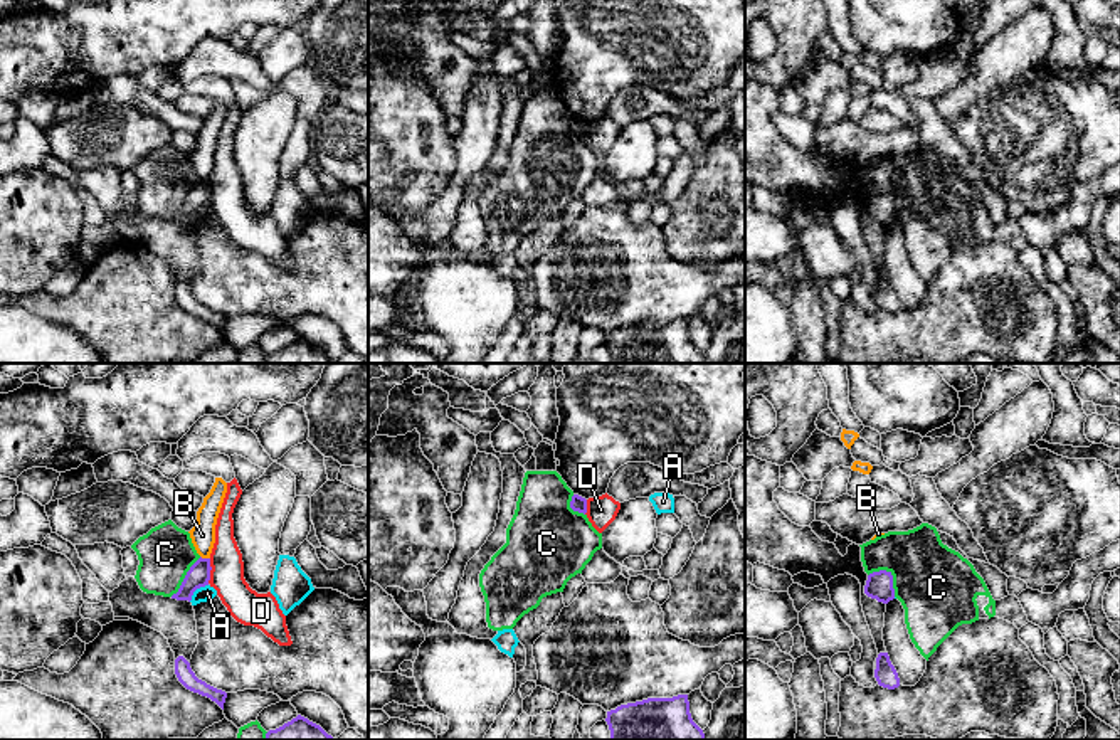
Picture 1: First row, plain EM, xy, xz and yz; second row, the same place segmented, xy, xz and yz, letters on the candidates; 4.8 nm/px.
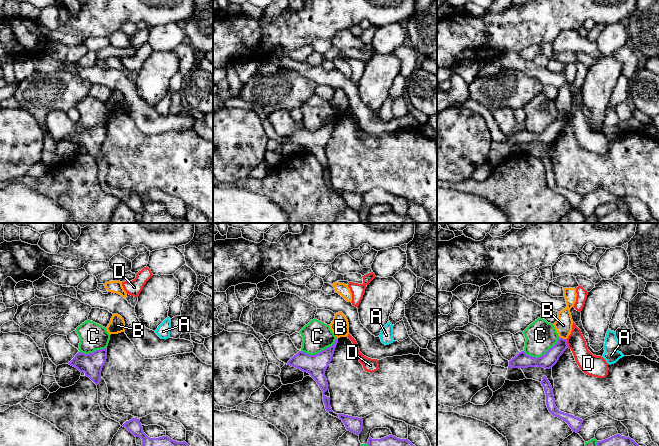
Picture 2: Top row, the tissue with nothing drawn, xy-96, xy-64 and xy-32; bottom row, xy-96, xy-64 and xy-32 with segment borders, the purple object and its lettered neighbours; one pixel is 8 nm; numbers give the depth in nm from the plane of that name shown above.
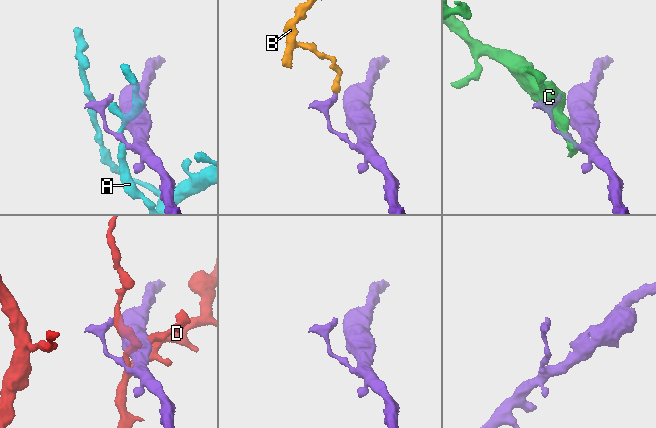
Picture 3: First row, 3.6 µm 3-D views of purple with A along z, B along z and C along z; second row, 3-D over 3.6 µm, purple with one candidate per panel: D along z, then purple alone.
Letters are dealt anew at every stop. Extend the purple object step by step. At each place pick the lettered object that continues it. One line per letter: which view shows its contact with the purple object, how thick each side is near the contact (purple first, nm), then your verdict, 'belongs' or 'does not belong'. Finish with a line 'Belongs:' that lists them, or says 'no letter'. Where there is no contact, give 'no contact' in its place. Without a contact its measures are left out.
A: contact in xy; calibres 110 and 70 nm; does not belong
B: contact in xy; calibres 110 and 120 nm; does not belong
C: contact in yz; calibres 130 and 380 nm; does not belong
D: contact in xy; calibres 110 and 170 nm; does not belong
Belongs: no letter

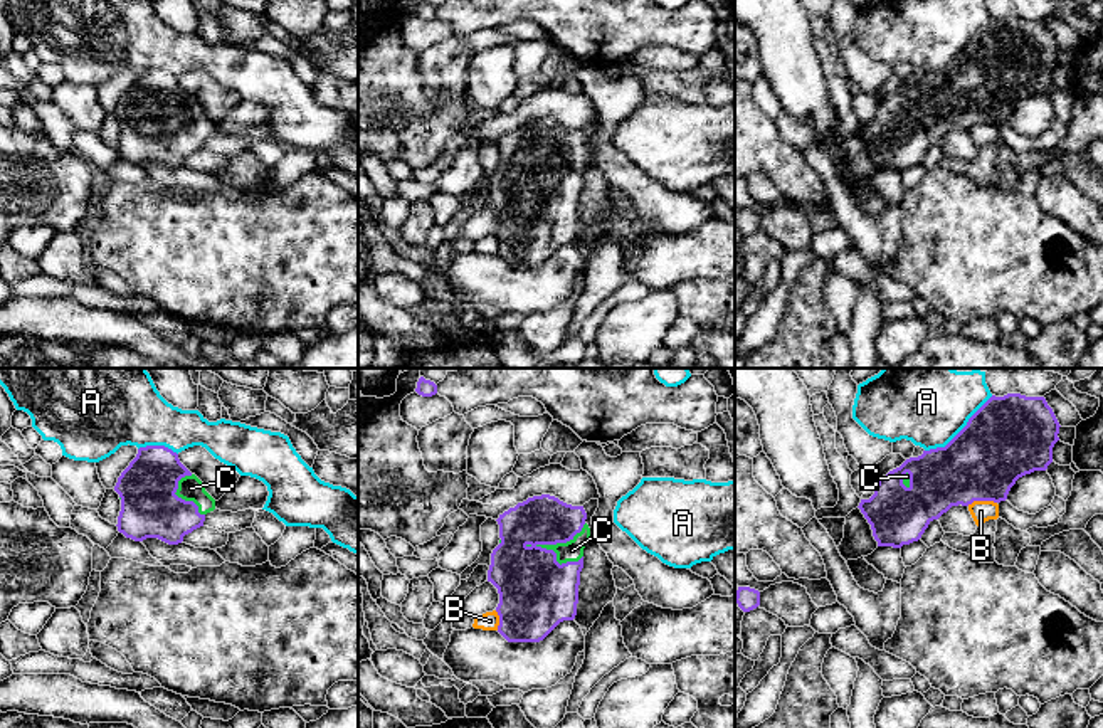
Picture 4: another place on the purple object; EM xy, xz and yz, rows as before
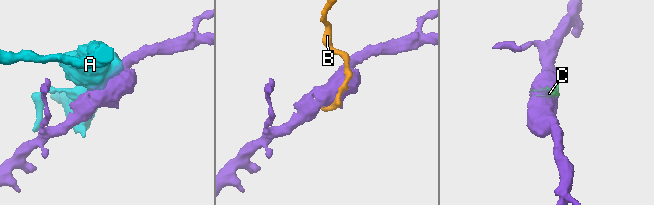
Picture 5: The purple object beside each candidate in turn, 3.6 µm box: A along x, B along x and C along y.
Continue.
A: contact in yz; calibres 400 and 420 nm; does not belong
B: contact in yz; calibres 360 and 100 nm; does not belong
C: contact in xz; calibres 320 and 100 nm; belongs
Belongs: C

